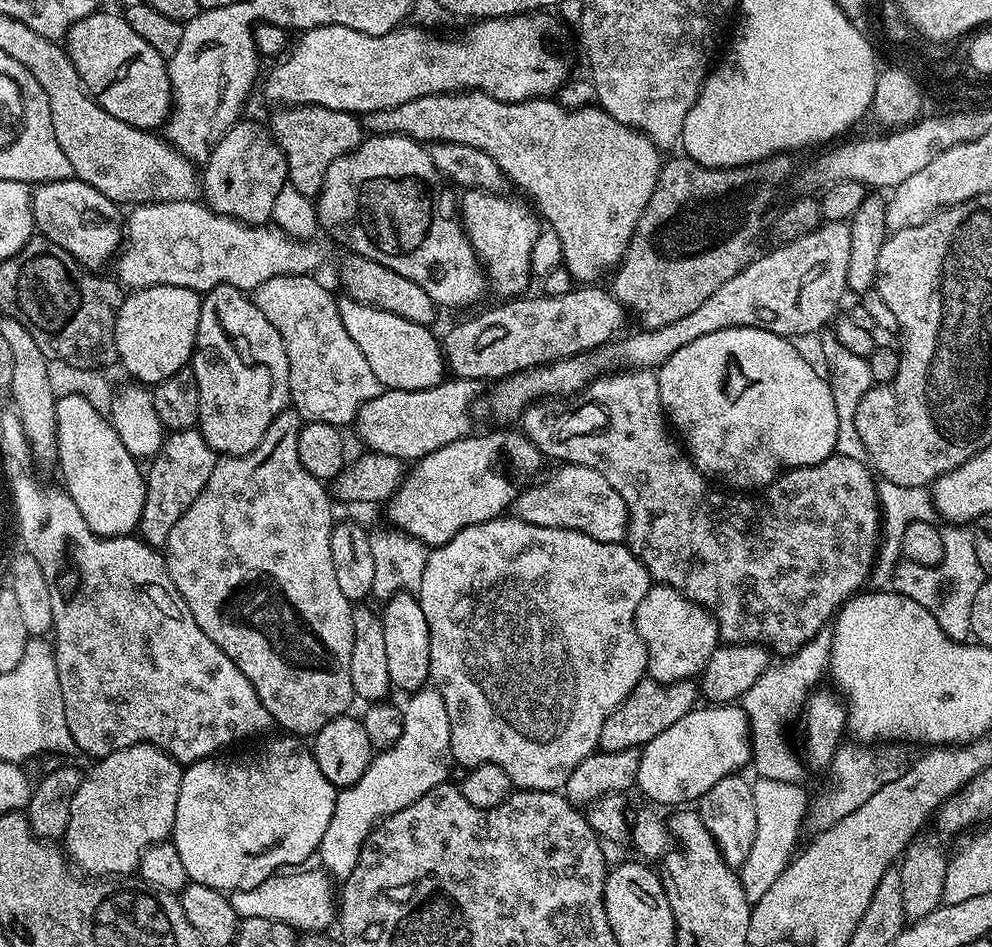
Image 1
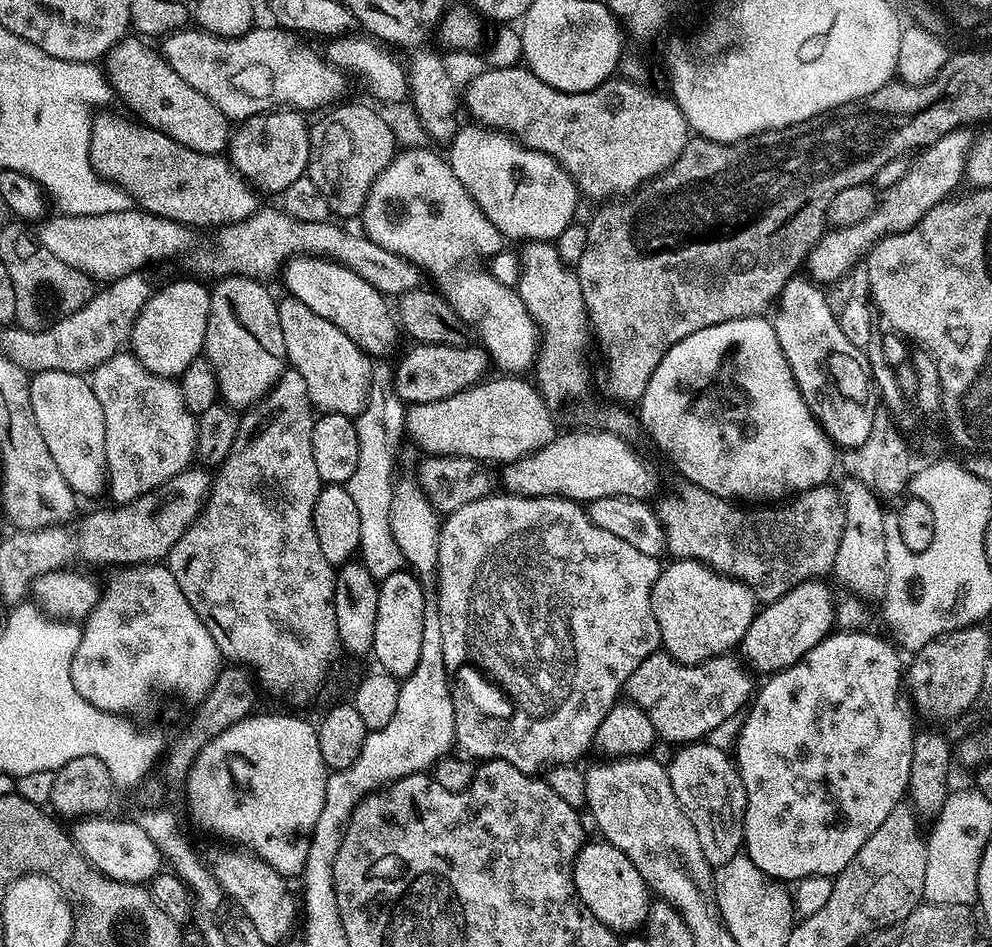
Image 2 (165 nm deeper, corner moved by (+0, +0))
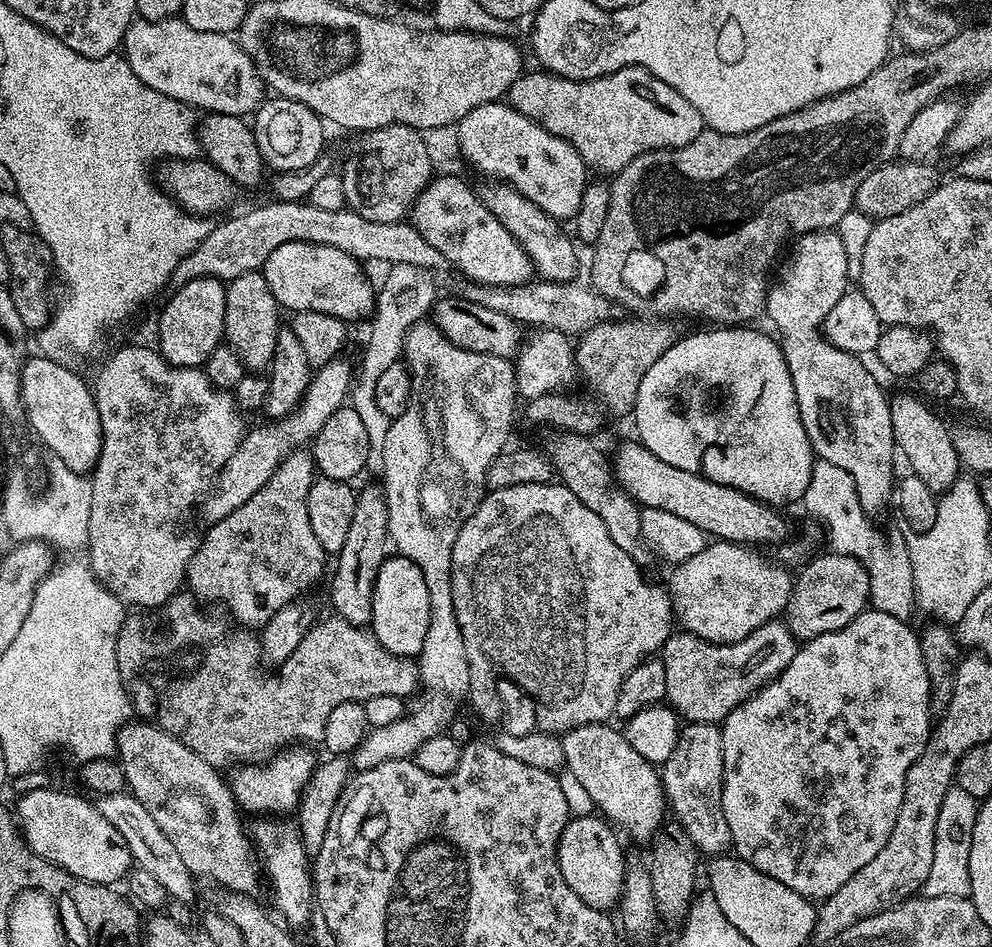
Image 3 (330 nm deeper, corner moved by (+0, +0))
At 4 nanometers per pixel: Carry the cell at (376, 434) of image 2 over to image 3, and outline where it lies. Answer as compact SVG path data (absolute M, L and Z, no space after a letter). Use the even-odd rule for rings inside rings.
M398 263L391 265L386 271L388 272L382 282L382 286L379 285L377 289L376 307L373 309L373 315L370 320L372 324L366 338L360 368L358 364L356 379L350 393L350 405L356 410L356 413L358 413L368 435L369 456L366 468L369 473L371 471L379 473L384 467L386 435L389 434L389 426L392 421L391 417L383 414L382 410L379 409L377 400L374 398L374 389L377 385L378 377L387 367L396 364L403 357L404 344L408 337L409 330L431 311L431 307L435 303L438 294L438 291L436 292L434 288L433 282L429 279L431 277L426 275L425 271L419 268Z

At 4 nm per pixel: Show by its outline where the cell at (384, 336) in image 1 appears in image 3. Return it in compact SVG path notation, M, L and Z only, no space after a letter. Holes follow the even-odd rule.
M304 241L286 242L266 258L262 271L270 294L289 313L317 312L351 322L371 317L376 307L377 289L364 273L365 265L334 246L316 245Z

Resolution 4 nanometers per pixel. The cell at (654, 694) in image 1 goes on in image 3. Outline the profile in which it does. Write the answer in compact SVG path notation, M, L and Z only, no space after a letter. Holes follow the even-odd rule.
M783 619L767 620L738 642L715 644L683 630L673 631L662 649L665 697L681 721L719 725L753 692L780 676L796 656L798 639Z

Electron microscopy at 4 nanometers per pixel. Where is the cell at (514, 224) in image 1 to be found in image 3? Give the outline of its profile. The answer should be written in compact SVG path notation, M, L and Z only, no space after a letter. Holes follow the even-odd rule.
M507 102L483 104L470 110L470 114L466 114L466 118L462 118L459 124L455 125L455 132L457 138L460 139L461 154L478 171L485 172L488 175L485 177L514 186L518 194L534 202L534 206L546 210L546 214L550 214L556 220L568 222L576 217L582 206L584 187L590 182L590 176L588 176L590 172L584 159L580 157L578 150L574 150L574 146L570 146L570 142L550 134L541 124L535 124L533 120L526 118L518 110L514 110Z

